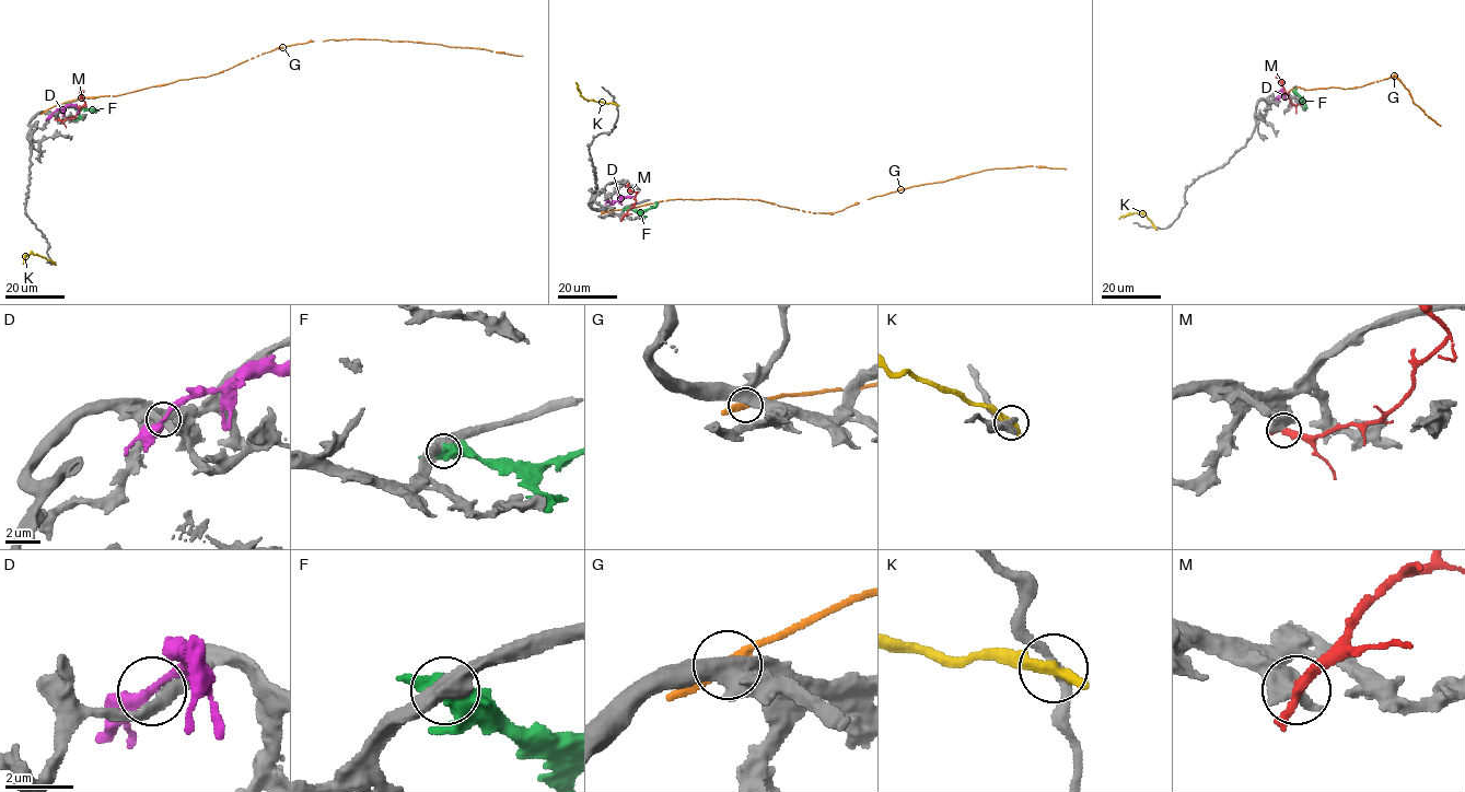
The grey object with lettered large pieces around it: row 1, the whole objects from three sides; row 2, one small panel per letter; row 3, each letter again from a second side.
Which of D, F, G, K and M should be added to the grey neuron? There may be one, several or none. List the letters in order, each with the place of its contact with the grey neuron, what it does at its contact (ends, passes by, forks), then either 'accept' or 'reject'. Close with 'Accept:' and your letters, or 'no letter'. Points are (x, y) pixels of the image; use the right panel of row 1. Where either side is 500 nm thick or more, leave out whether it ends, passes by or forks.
D: contact (1280, 95); it passes by; reject
F: contact (1294, 90); reject
G: contact (1288, 93); it passes by; reject
K: contact (1154, 228); it ends; reject
M: contact (1298, 104); it passes by; reject
Accept: no letter

